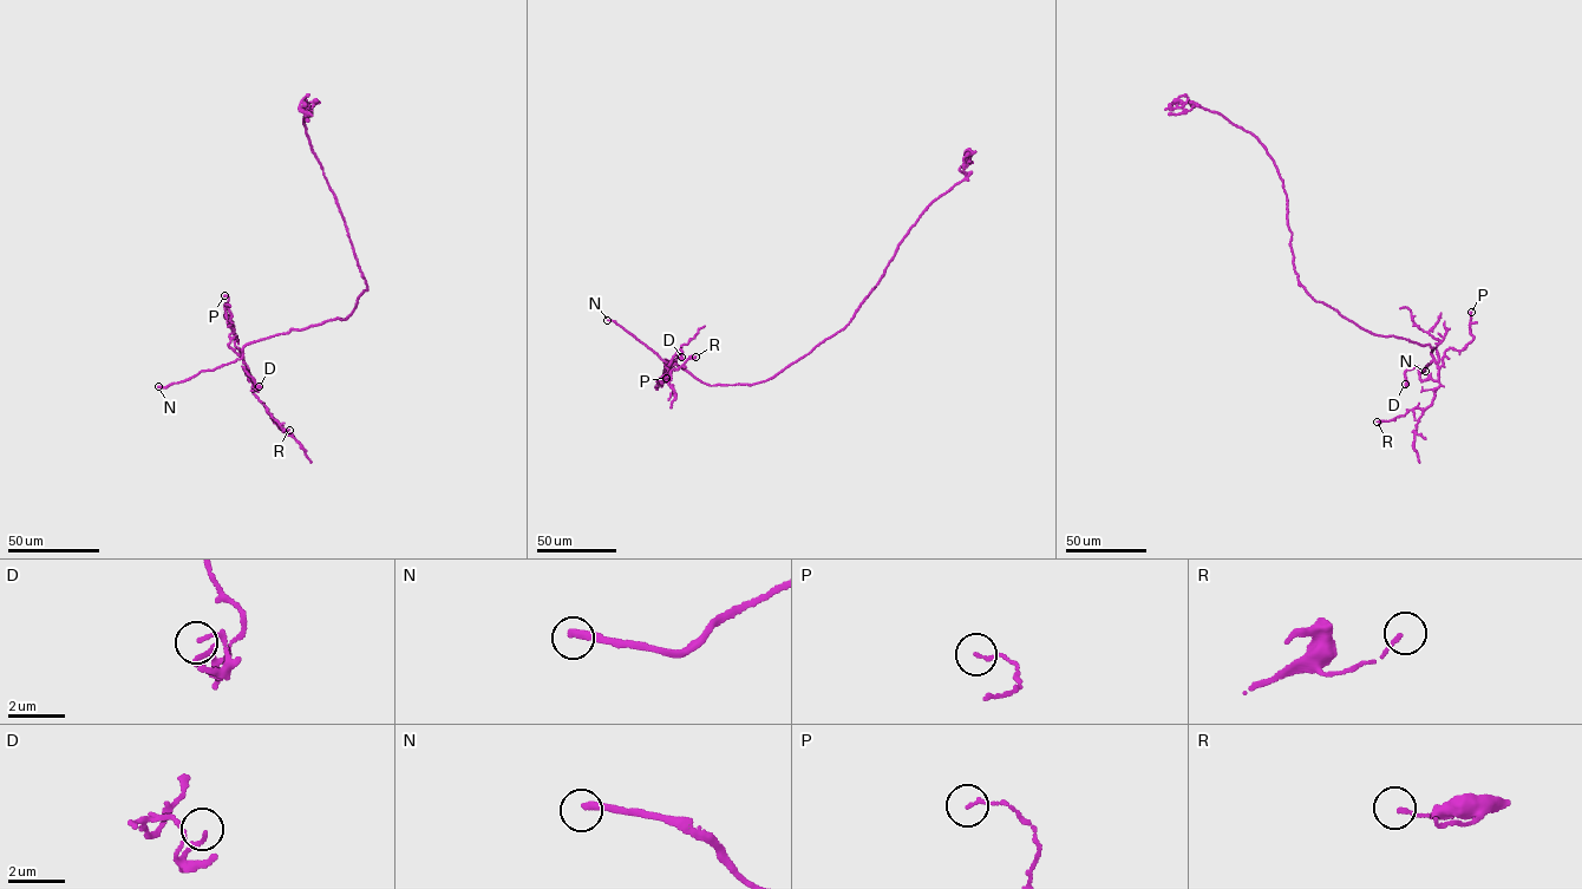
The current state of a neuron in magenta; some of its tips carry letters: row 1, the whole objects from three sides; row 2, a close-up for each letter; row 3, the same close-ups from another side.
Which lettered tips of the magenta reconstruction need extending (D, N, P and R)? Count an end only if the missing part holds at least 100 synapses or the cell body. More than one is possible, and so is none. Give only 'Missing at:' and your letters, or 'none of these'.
Missing at: N

